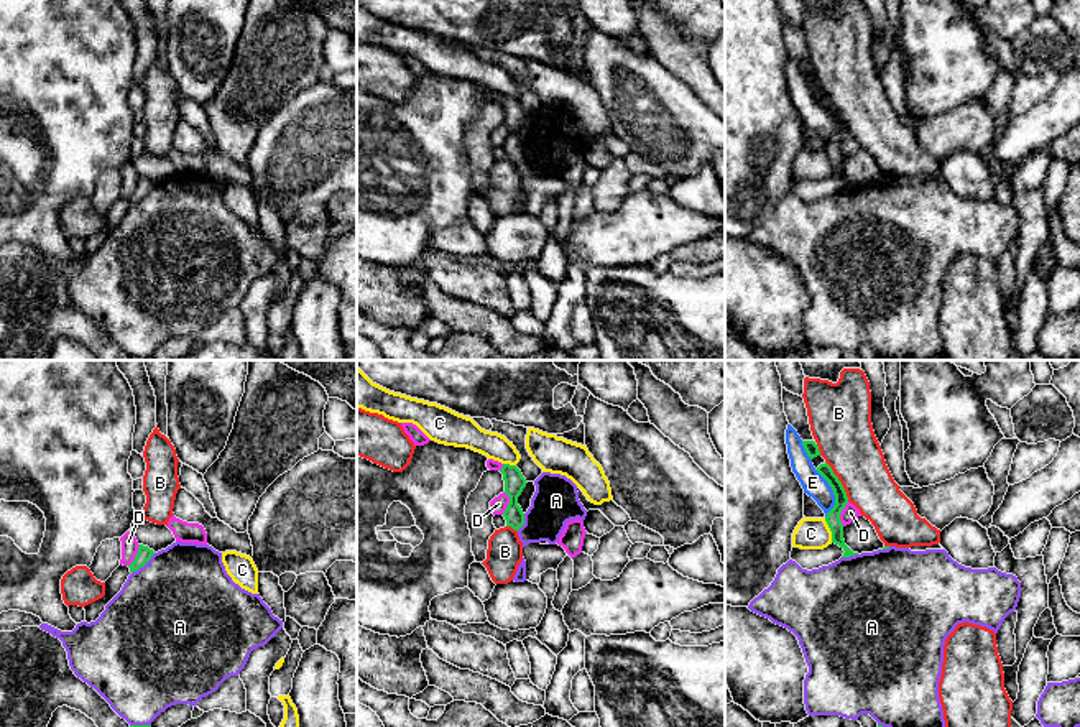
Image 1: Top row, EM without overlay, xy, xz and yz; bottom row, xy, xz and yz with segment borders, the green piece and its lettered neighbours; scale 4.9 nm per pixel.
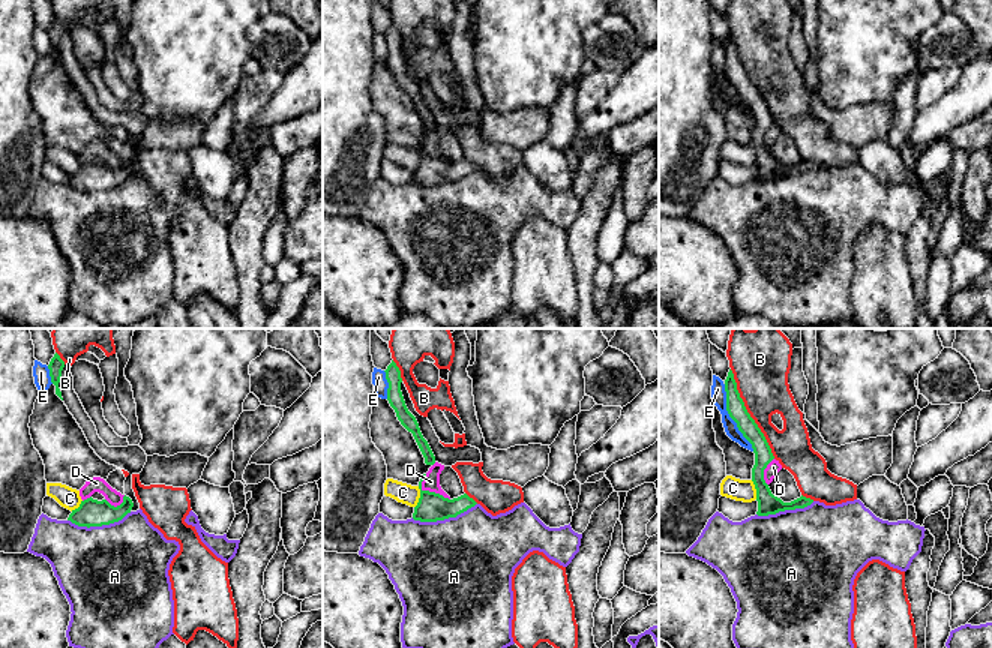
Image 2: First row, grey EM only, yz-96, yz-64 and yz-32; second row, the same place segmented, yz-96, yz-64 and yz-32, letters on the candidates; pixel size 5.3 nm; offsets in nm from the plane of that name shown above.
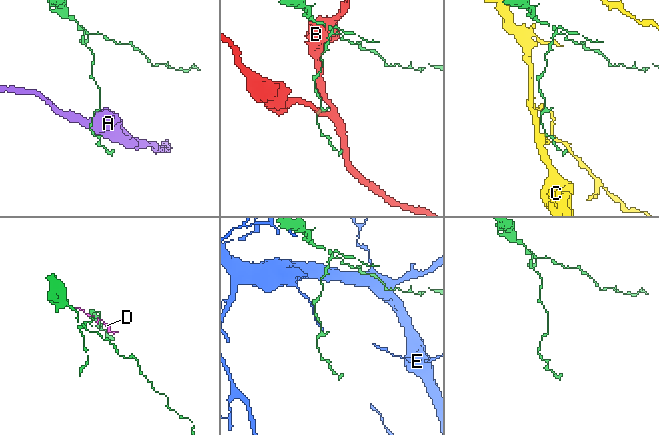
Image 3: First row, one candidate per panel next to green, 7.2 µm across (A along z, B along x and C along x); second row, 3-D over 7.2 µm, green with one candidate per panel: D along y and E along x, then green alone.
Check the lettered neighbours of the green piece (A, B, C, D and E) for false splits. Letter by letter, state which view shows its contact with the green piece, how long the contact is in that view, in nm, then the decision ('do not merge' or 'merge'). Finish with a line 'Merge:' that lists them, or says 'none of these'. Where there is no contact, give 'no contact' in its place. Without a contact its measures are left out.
A: contact in xy; length 160 nm; do not merge
B: contact in yz; length 240 nm; do not merge
C: contact in yz; length 130 nm; do not merge
D: contact in yz; length 120 nm; do not merge
E: contact in yz; length 240 nm; do not merge
Merge: none of these

